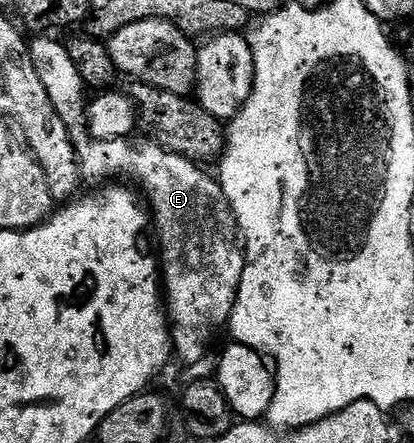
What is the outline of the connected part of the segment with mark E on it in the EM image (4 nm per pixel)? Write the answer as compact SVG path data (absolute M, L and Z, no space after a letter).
M38 35L35 41L29 42L30 54L32 55L32 63L36 67L36 75L40 75L40 83L44 83L44 91L48 91L48 99L52 99L52 107L56 107L56 111L60 115L60 119L64 119L67 129L70 131L70 136L74 138L76 142L76 148L78 151L78 164L80 166L80 173L83 178L86 177L90 181L102 181L101 183L109 182L111 179L126 179L122 177L131 177L135 181L133 184L137 186L139 190L144 194L146 192L145 200L150 200L149 208L152 210L152 221L158 224L158 241L162 244L162 257L160 253L160 281L164 286L164 308L168 314L168 321L170 324L170 339L172 342L173 352L176 357L179 357L186 365L194 365L202 356L206 353L206 348L210 345L210 340L218 333L218 328L225 326L230 319L230 312L232 307L236 303L238 298L238 288L240 287L240 279L242 278L242 272L246 266L246 255L243 246L240 244L240 234L238 231L238 220L236 215L232 211L232 207L228 203L228 199L224 195L222 186L218 184L217 180L213 176L210 177L205 173L201 164L192 162L186 157L181 157L178 153L170 153L163 145L157 145L153 139L147 139L145 136L138 137L139 135L131 135L129 137L117 137L111 141L101 141L95 137L88 135L86 127L86 114L88 112L88 86L80 79L80 71L76 71L76 63L72 63L72 55L68 55L65 44L60 40L57 41L57 36L54 35Z

